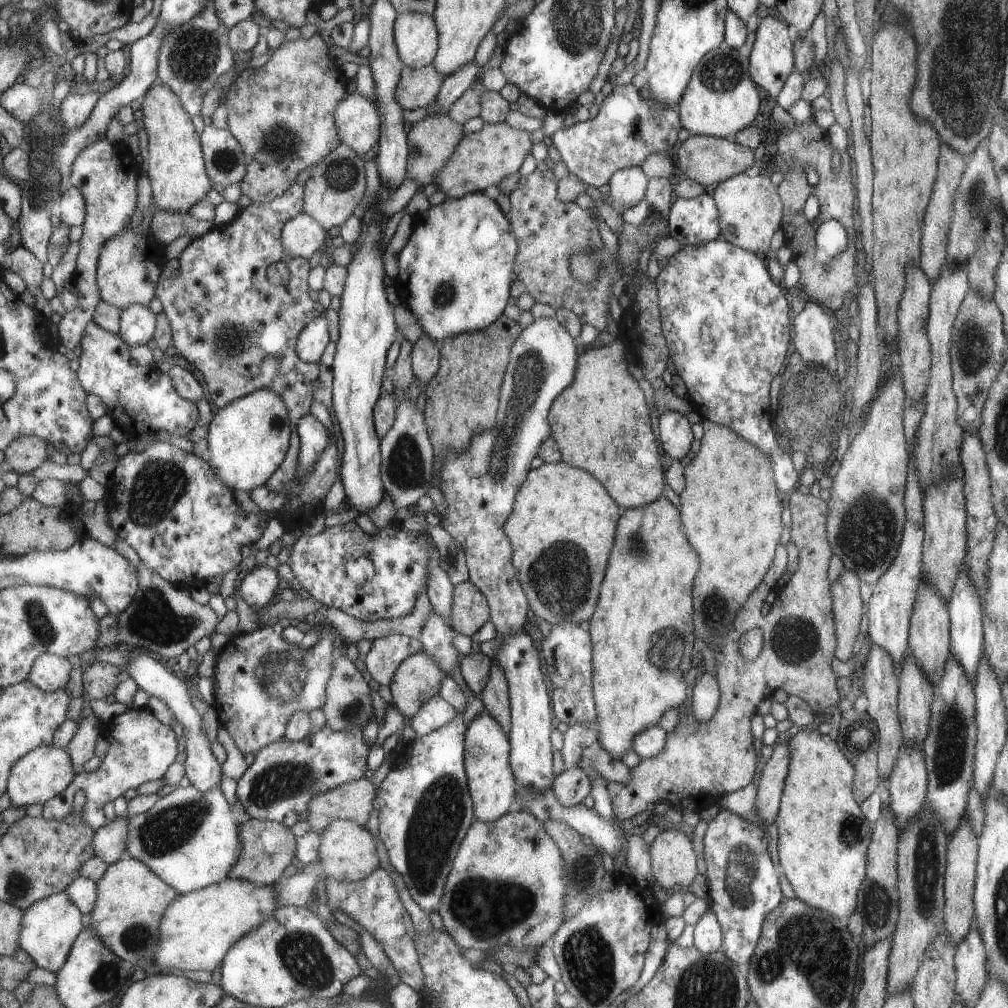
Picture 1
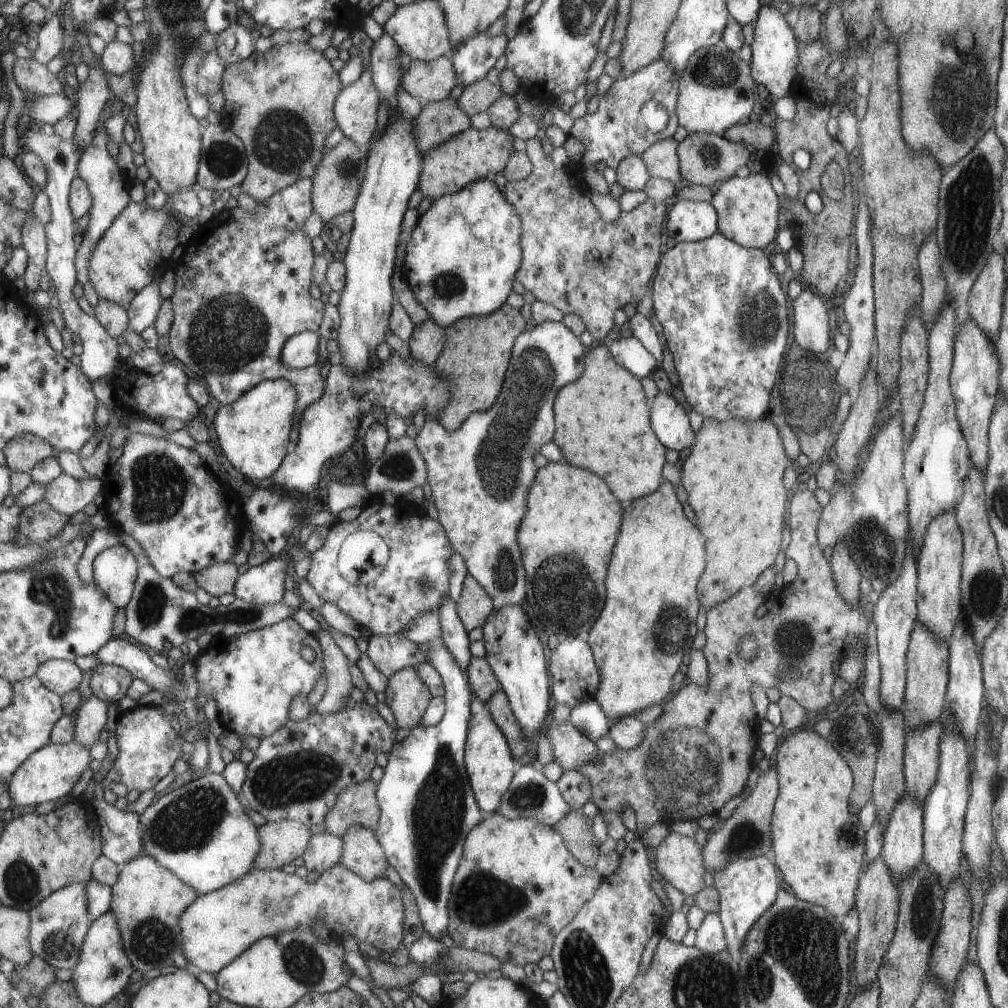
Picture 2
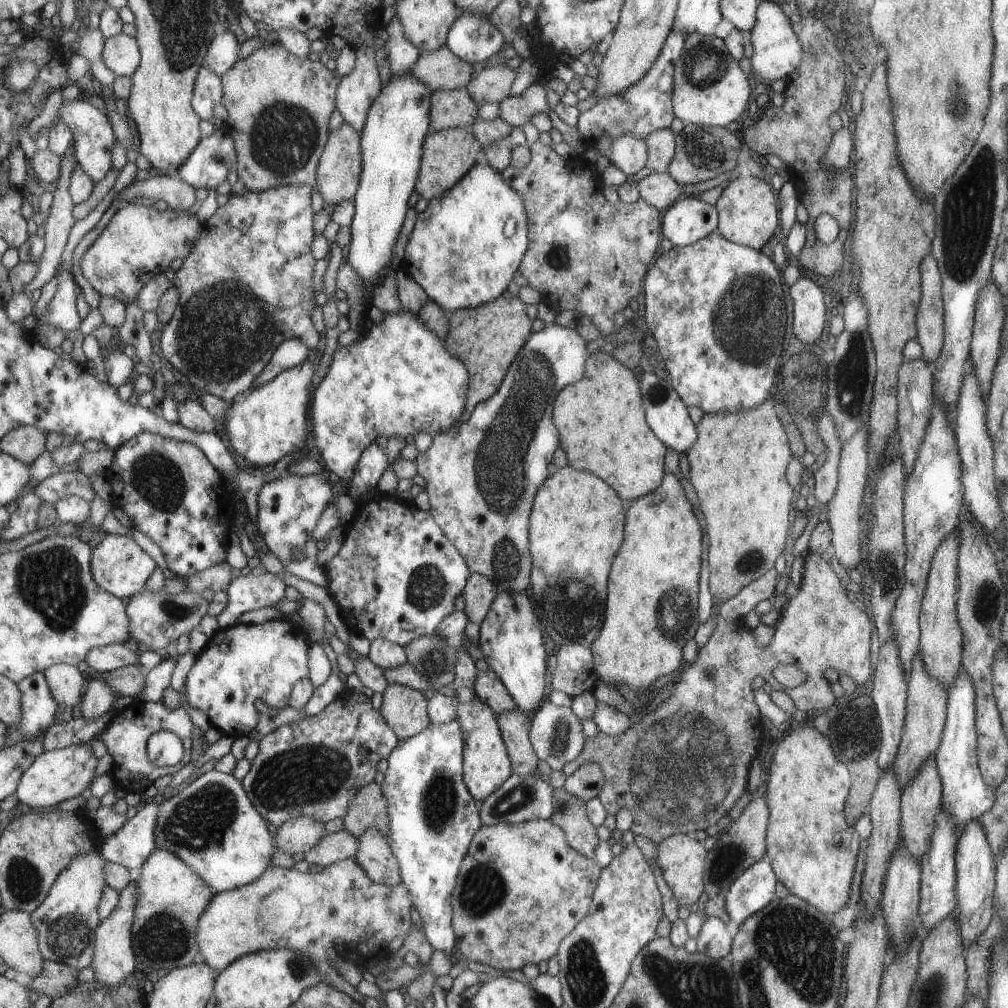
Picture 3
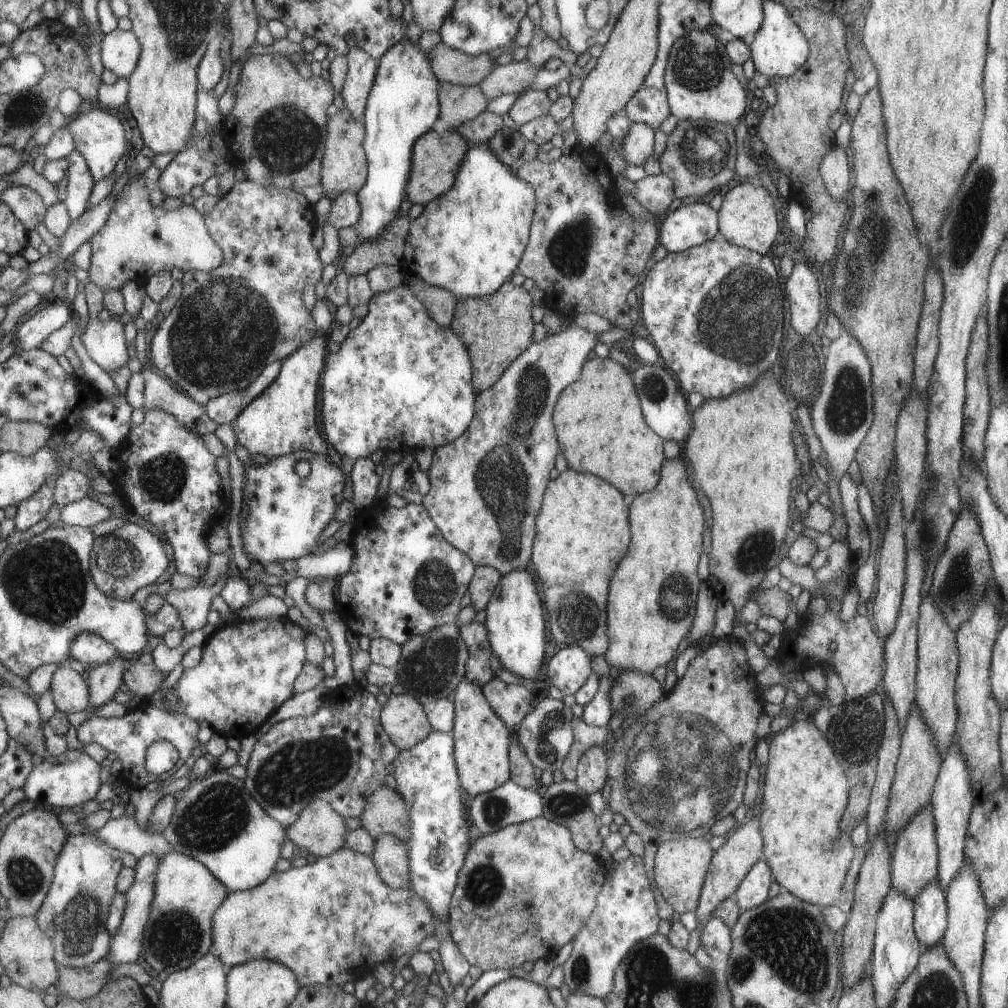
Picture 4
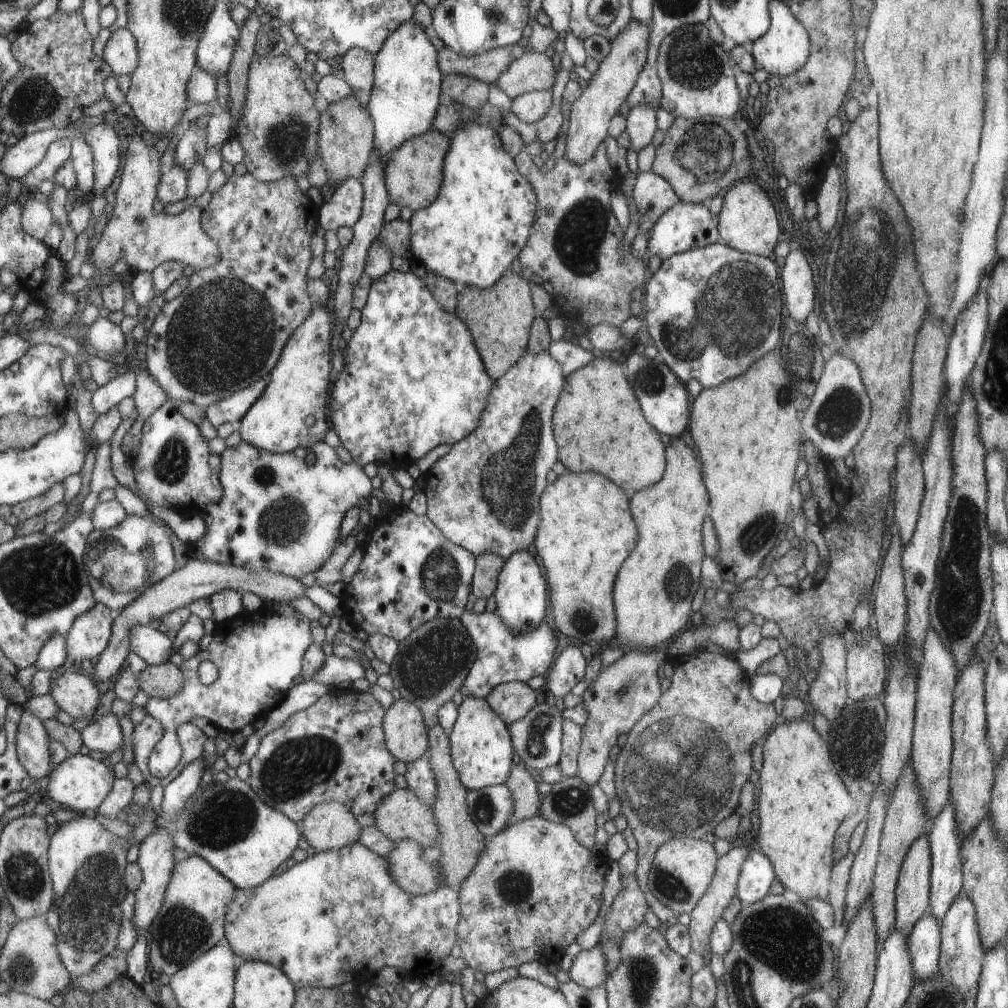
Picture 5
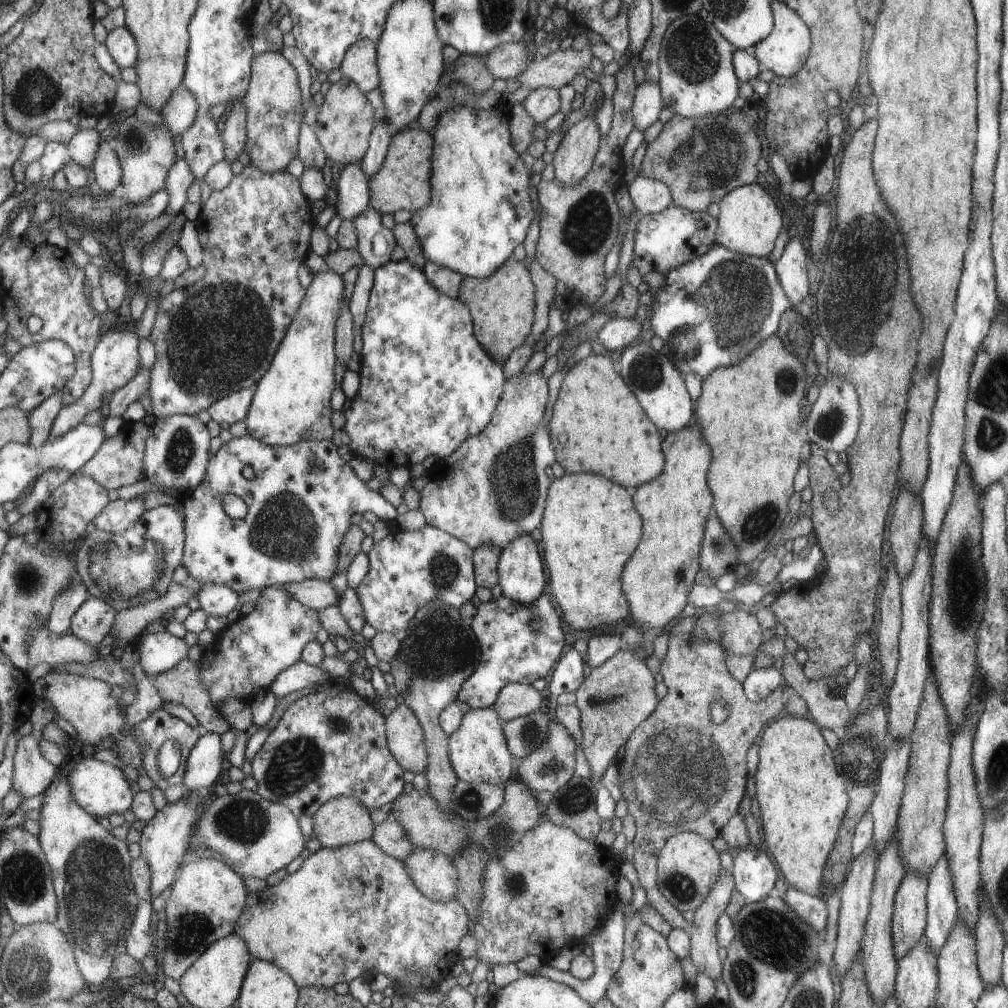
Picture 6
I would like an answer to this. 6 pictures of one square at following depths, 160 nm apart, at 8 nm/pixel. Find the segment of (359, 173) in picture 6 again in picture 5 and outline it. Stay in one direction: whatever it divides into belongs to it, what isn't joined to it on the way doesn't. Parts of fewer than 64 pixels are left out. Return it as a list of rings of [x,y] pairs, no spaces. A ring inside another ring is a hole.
[[[346,178],[325,203],[318,206],[320,226],[326,231],[350,227],[359,218],[362,209],[362,184],[358,179]]]

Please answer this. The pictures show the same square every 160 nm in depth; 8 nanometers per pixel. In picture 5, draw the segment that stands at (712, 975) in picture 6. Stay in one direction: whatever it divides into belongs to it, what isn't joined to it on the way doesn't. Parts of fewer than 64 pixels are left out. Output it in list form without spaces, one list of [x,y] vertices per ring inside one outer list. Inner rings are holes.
[[[739,840],[737,843],[733,844],[729,848],[727,854],[725,854],[722,857],[717,859],[716,874],[712,878],[711,884],[708,885],[708,888],[705,889],[704,896],[701,897],[699,901],[697,901],[697,904],[696,904],[695,908],[691,909],[691,912],[689,913],[690,914],[690,921],[689,921],[689,924],[688,924],[688,931],[689,931],[689,934],[690,934],[690,949],[694,950],[695,952],[698,952],[701,956],[702,956],[703,952],[710,952],[710,946],[709,946],[709,941],[708,940],[709,940],[709,937],[711,936],[713,925],[715,925],[716,922],[721,919],[721,917],[723,916],[724,909],[727,908],[727,906],[729,904],[729,901],[731,901],[732,898],[736,896],[736,882],[737,882],[737,880],[740,876],[740,866],[743,864],[744,858],[748,856],[748,850],[751,849],[752,847],[755,847],[755,844],[754,844],[753,846],[750,846],[750,848],[743,849],[743,848],[741,848],[742,845],[743,845],[742,842]]]

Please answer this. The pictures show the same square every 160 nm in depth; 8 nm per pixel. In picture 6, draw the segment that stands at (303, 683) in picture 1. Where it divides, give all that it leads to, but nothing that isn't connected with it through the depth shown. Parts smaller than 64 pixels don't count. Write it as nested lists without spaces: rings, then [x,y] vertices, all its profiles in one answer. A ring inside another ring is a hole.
[[[275,587],[261,589],[260,598],[257,601],[257,608],[251,614],[241,615],[232,624],[226,625],[220,631],[219,638],[213,641],[211,644],[214,656],[213,664],[203,667],[201,665],[202,681],[209,689],[212,701],[219,710],[220,706],[224,705],[229,698],[241,697],[242,700],[251,701],[256,692],[267,689],[278,674],[299,660],[303,645],[316,637],[317,629],[320,627],[317,611],[303,606],[283,589]]]

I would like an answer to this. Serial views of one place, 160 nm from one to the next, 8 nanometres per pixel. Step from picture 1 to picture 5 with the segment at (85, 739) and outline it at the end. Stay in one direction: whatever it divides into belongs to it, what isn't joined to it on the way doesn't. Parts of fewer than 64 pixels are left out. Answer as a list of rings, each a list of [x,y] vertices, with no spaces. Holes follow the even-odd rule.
[[[189,556],[187,564],[182,569],[177,569],[167,578],[155,583],[149,590],[145,591],[138,599],[127,605],[114,620],[112,635],[109,646],[99,657],[97,664],[93,668],[95,680],[104,688],[109,678],[119,676],[123,670],[123,664],[127,662],[127,656],[132,651],[131,633],[132,628],[139,625],[149,625],[151,620],[161,622],[162,616],[175,609],[191,604],[193,600],[199,598],[209,598],[212,594],[223,589],[235,589],[242,593],[255,593],[261,596],[263,602],[287,603],[303,597],[304,591],[301,581],[295,577],[272,573],[267,571],[255,572],[235,565],[216,563],[205,559],[195,559]]]

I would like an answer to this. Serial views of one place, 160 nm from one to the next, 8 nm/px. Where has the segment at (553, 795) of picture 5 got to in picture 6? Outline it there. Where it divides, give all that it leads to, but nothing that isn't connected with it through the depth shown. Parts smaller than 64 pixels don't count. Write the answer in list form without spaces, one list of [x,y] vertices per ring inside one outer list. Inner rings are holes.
[[[573,776],[552,794],[551,804],[542,810],[542,817],[557,826],[569,827],[580,839],[593,841],[599,832],[595,793],[599,781]]]

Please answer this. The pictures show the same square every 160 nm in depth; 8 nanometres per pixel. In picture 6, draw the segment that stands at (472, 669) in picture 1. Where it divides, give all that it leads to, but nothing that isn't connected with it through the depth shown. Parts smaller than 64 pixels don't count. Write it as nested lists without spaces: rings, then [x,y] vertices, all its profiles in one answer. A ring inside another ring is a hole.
[[[509,683],[500,690],[499,696],[493,701],[492,707],[503,722],[525,716],[531,710],[541,708],[541,694],[523,683]]]

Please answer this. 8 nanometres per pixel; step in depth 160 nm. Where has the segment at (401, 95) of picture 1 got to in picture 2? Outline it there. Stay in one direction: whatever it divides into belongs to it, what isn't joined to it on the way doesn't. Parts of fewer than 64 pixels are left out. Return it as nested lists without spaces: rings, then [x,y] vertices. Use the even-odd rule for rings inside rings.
[[[449,55],[425,62],[411,60],[400,76],[401,88],[412,100],[422,103],[447,98],[456,84],[457,75]]]

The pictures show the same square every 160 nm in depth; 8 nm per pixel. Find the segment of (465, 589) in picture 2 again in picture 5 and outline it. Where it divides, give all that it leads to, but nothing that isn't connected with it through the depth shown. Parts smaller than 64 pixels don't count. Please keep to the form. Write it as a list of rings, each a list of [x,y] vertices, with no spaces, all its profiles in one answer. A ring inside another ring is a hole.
[[[493,553],[477,555],[473,573],[472,593],[475,598],[487,599],[496,590],[496,578],[504,566],[504,559]]]

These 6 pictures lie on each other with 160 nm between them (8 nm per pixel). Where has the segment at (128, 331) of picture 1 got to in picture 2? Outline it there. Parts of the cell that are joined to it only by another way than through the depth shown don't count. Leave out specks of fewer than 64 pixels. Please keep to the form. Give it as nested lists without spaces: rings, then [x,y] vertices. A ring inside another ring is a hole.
[[[153,281],[131,301],[128,307],[129,329],[133,332],[141,334],[157,320],[162,302],[165,299],[162,295],[160,283]]]

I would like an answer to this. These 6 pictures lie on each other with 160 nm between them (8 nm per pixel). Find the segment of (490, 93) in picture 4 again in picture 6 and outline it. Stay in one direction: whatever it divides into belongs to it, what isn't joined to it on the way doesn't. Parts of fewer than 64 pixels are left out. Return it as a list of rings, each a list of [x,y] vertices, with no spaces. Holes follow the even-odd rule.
[[[572,47],[557,49],[539,61],[531,61],[515,80],[529,91],[539,87],[558,89],[569,84],[575,76],[583,74],[586,69],[589,70],[592,58],[589,47],[581,50]]]

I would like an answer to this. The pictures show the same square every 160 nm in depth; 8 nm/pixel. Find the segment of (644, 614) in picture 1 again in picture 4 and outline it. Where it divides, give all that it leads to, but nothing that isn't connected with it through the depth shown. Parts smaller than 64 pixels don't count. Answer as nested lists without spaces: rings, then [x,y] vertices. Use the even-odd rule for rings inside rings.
[[[678,456],[664,460],[660,468],[660,480],[655,488],[631,498],[631,544],[616,566],[613,586],[609,586],[609,650],[604,652],[604,657],[614,673],[633,669],[651,674],[656,666],[664,665],[675,656],[678,644],[691,628],[699,588],[697,564],[703,540],[703,510],[693,492],[695,490],[687,482],[687,472]]]

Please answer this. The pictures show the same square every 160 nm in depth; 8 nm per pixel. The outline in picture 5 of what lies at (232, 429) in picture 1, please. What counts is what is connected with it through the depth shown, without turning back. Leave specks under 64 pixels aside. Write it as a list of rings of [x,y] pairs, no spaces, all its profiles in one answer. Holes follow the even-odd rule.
[[[313,303],[311,313],[288,338],[275,368],[269,372],[269,382],[259,400],[241,421],[239,433],[242,441],[265,452],[286,453],[297,447],[309,448],[317,440],[325,438],[325,404],[331,366],[329,336],[331,320],[327,314],[327,304]]]

